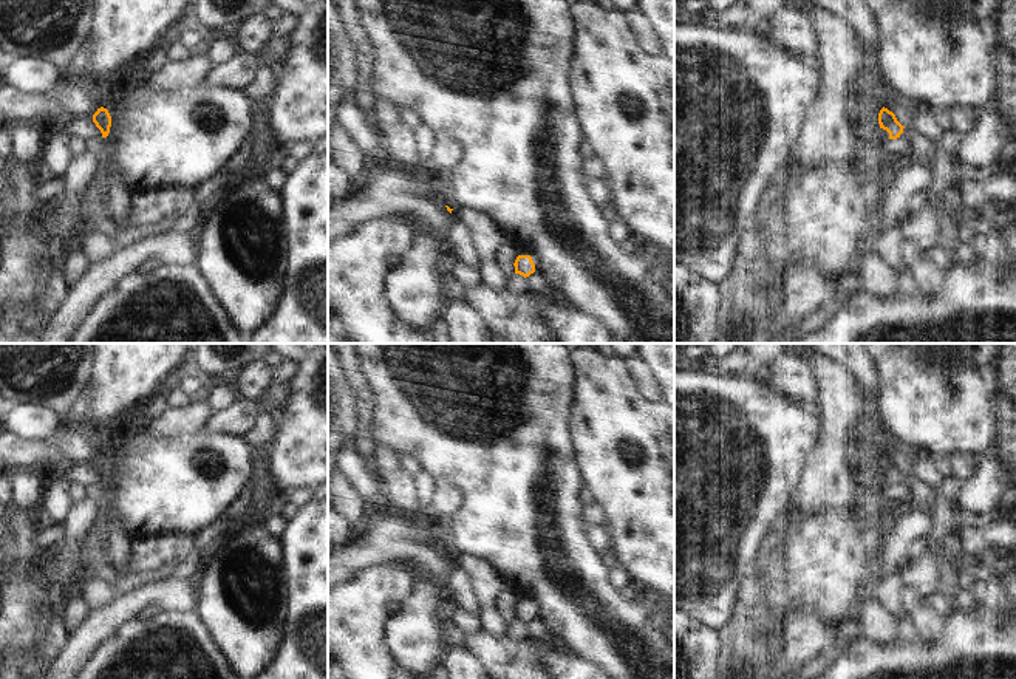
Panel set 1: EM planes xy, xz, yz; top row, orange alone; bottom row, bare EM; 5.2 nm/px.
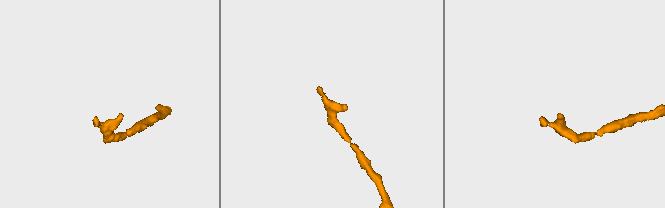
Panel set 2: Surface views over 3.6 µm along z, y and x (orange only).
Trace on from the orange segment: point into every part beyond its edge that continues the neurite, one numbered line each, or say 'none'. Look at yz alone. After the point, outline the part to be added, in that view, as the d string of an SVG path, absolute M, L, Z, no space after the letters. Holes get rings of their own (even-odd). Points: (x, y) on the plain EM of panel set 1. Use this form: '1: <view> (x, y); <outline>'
none

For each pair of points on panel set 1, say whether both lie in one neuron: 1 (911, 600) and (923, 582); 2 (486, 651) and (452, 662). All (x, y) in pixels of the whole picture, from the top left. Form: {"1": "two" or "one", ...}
{"1": "two", "2": "two"}

